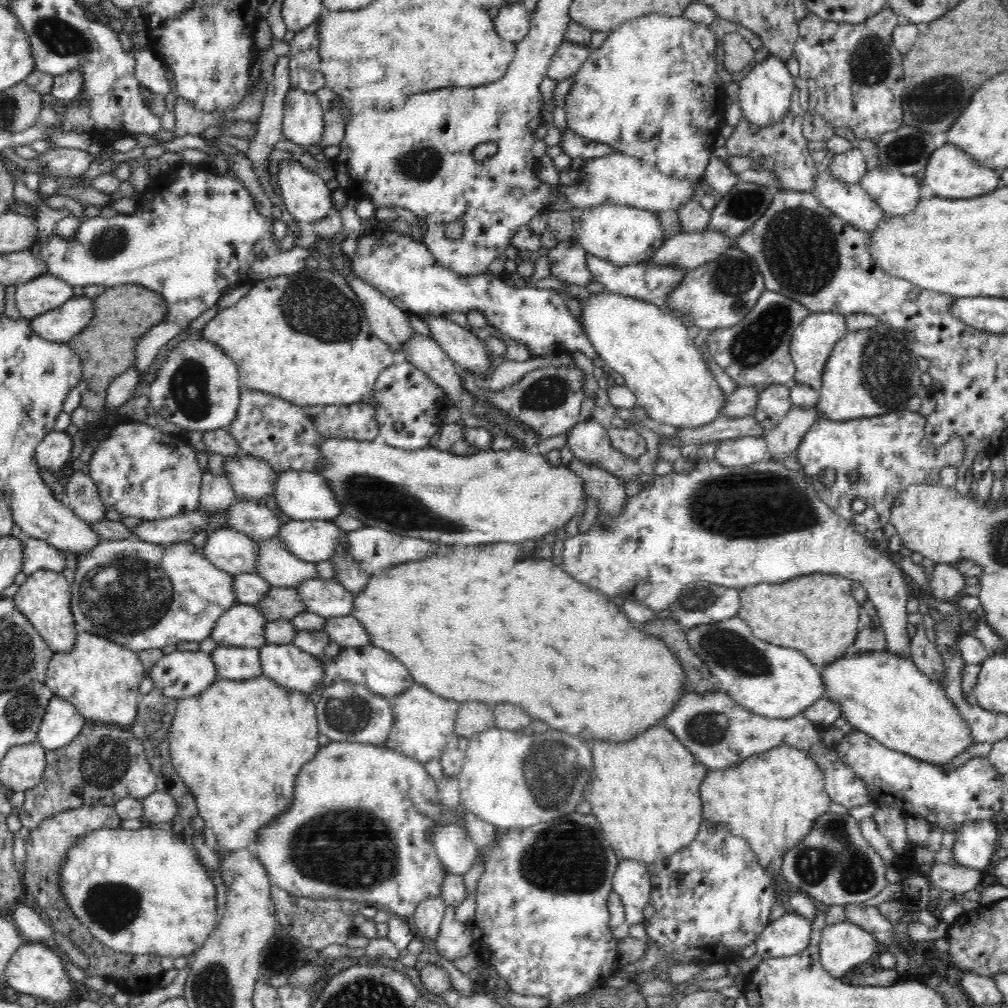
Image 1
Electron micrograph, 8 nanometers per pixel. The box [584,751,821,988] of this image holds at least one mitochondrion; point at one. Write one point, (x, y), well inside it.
(678, 881)

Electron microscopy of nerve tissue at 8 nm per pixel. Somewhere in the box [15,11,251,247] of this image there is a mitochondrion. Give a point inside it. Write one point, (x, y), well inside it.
(60, 38)

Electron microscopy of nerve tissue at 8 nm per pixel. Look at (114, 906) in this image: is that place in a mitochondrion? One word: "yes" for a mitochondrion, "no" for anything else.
yes

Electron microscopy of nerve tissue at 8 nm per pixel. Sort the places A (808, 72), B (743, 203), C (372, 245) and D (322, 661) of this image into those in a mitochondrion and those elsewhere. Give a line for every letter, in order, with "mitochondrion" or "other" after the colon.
A: other
B: mitochondrion
C: other
D: other

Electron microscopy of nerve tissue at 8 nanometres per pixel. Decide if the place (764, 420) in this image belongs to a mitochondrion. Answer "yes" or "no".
no

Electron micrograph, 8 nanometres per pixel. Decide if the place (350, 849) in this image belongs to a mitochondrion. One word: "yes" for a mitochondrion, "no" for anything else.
yes

